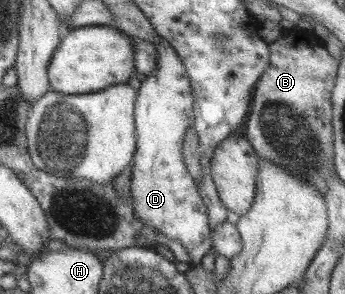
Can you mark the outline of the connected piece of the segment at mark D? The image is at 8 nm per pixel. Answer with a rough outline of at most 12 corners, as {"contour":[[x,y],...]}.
{"contour":[[163,37],[139,87],[135,216],[212,251],[208,207],[186,169],[194,125],[184,63]]}

